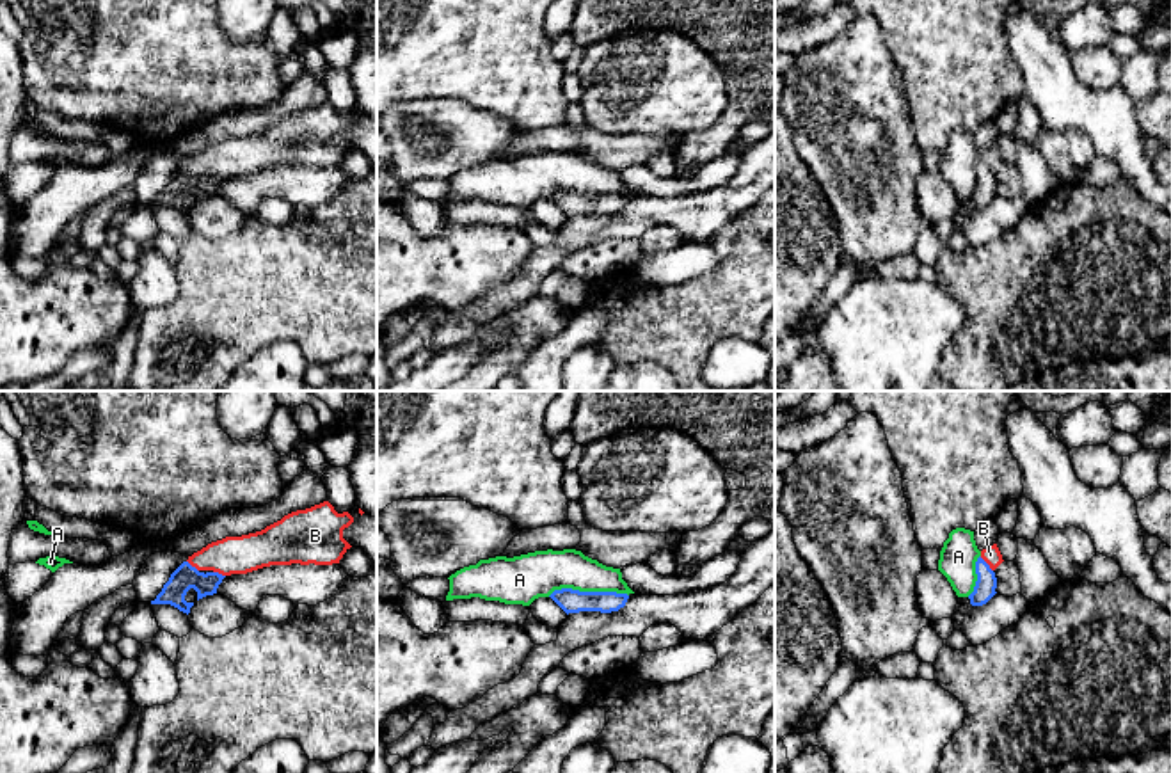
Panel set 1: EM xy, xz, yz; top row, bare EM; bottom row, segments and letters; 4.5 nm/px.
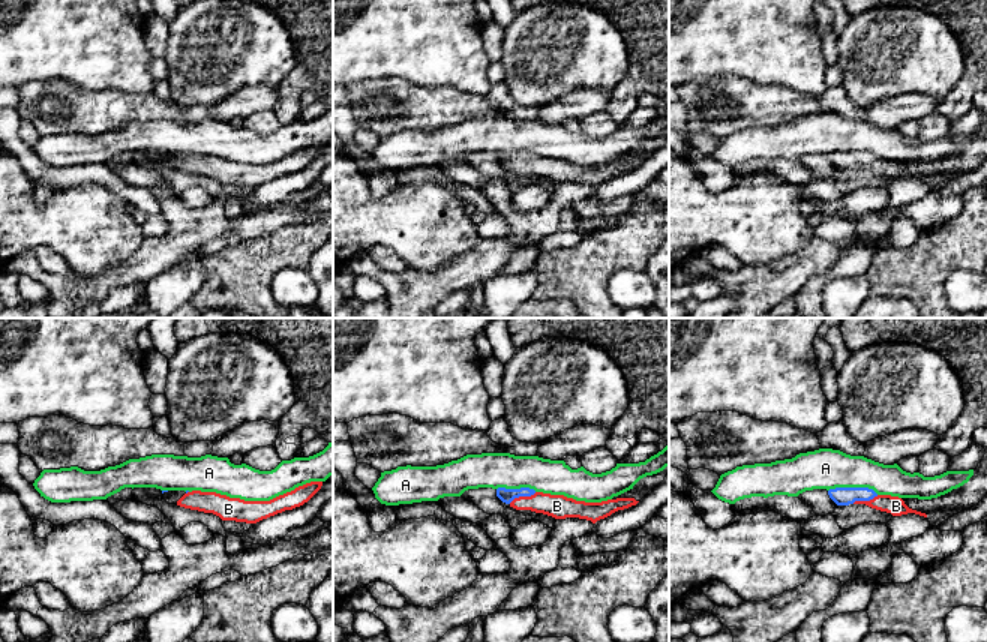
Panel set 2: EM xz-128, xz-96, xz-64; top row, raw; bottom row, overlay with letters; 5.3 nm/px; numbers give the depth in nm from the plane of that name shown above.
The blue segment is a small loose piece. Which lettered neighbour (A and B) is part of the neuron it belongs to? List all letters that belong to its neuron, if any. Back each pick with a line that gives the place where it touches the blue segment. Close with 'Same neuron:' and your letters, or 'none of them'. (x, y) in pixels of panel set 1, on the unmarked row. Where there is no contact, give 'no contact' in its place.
B: contact yz (987, 166)
Same neuron: B

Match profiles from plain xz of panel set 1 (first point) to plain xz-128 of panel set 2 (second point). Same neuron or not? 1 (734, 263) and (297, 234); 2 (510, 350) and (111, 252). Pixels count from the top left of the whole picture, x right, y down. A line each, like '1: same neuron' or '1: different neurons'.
1: same neuron
2: different neurons

